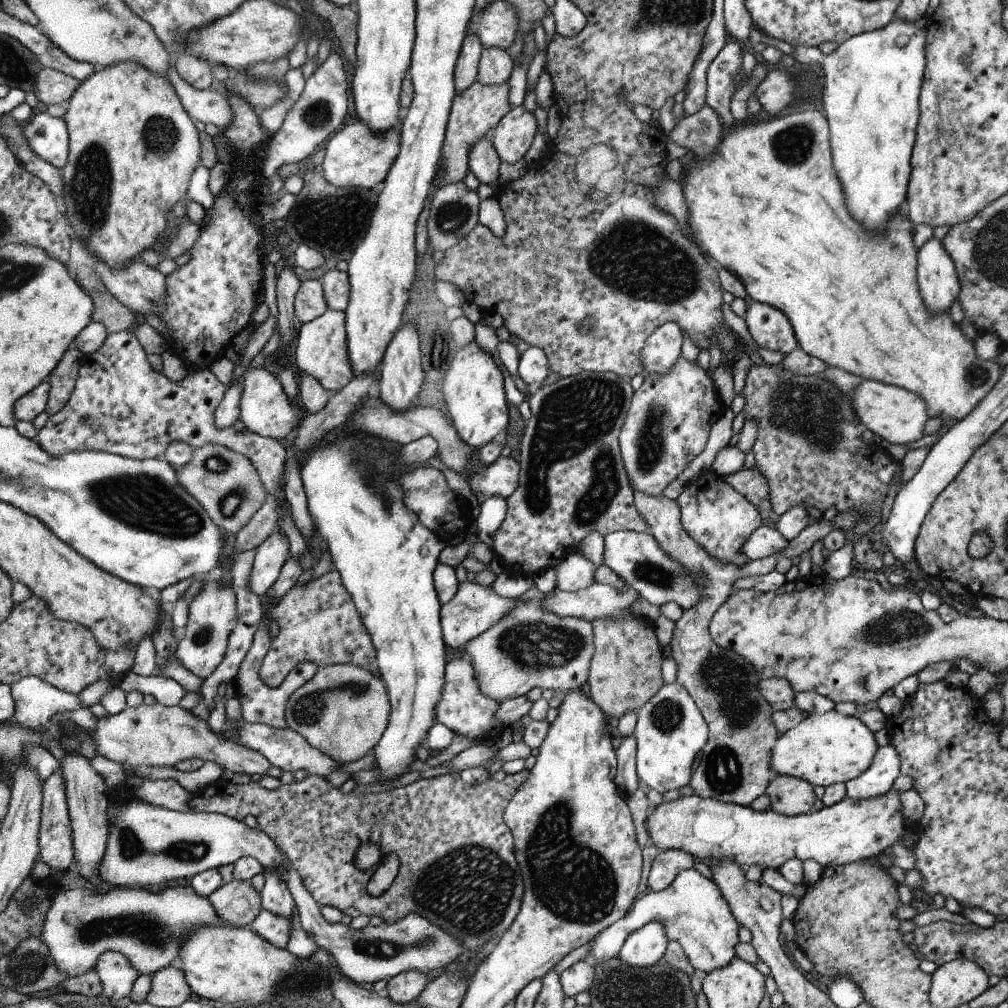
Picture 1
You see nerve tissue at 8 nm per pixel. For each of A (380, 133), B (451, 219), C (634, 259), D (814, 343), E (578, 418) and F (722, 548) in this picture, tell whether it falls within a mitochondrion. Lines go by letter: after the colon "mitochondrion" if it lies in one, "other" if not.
A: other
B: mitochondrion
C: mitochondrion
D: other
E: mitochondrion
F: other

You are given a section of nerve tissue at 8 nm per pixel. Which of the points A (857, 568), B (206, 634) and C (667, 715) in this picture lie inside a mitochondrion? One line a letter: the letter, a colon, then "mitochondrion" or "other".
A: other
B: mitochondrion
C: mitochondrion

